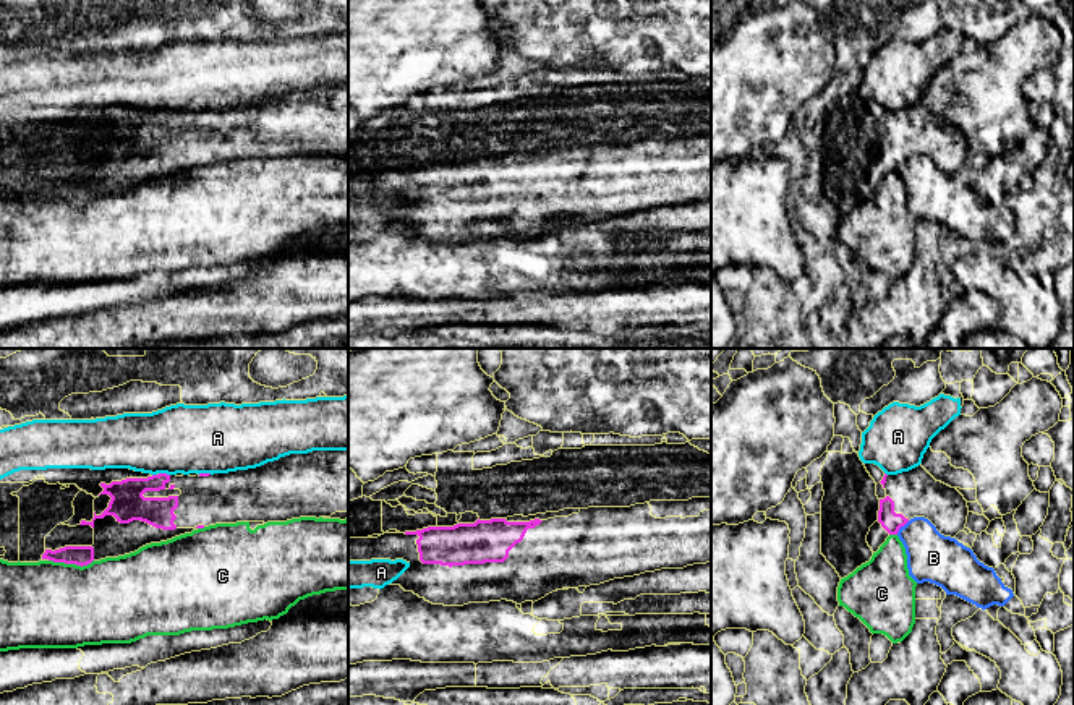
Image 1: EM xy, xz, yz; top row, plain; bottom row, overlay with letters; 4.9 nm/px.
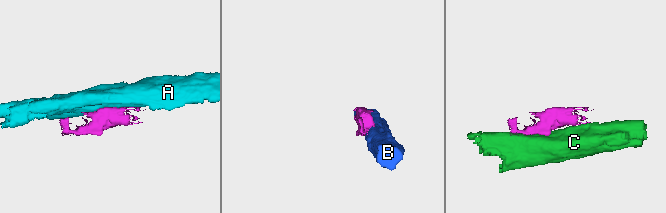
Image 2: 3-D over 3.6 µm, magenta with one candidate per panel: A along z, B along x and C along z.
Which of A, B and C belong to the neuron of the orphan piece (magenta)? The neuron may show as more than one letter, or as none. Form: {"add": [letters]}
{"add": []}

